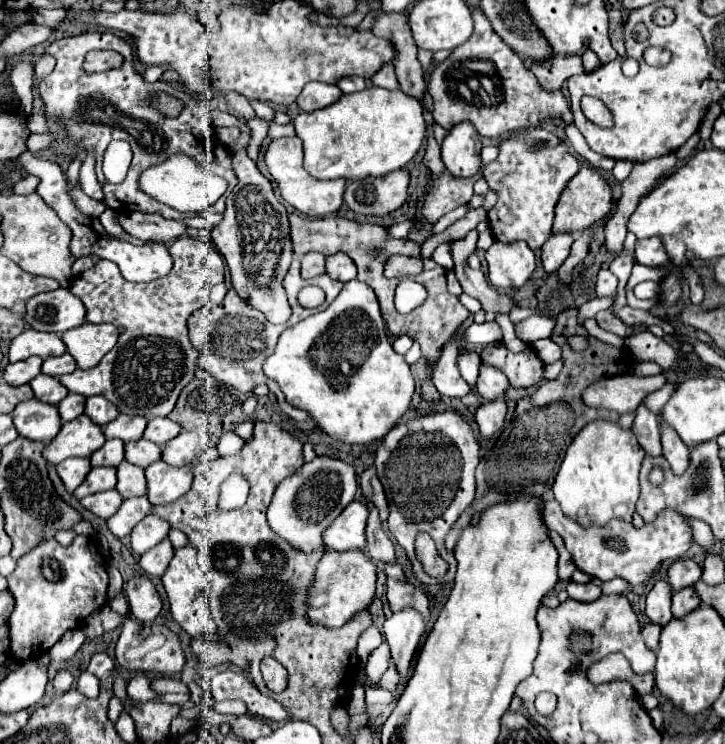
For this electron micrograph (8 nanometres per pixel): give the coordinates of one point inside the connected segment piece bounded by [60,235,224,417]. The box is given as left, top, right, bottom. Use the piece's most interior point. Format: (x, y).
(153, 361)

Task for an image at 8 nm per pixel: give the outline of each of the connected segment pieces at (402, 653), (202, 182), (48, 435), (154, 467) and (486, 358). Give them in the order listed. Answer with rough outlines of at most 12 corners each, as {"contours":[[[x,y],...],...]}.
{"contours":[[[410,607],[382,625],[392,659],[404,679],[424,629]],[[176,155],[142,173],[150,197],[202,213],[226,181]],[[30,399],[14,409],[22,437],[50,443],[62,421],[54,405]],[[192,465],[146,467],[152,505],[172,503],[192,485]],[[502,341],[484,345],[482,361],[502,371],[512,387],[536,387],[544,363]]]}

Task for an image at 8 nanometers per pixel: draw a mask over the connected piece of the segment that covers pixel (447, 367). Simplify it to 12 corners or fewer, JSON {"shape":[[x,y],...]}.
{"shape":[[450,343],[432,371],[440,395],[464,397],[472,387],[460,377]]}

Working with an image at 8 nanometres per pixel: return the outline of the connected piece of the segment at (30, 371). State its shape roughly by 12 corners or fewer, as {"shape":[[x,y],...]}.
{"shape":[[30,357],[10,363],[4,371],[8,385],[32,381],[42,359]]}

